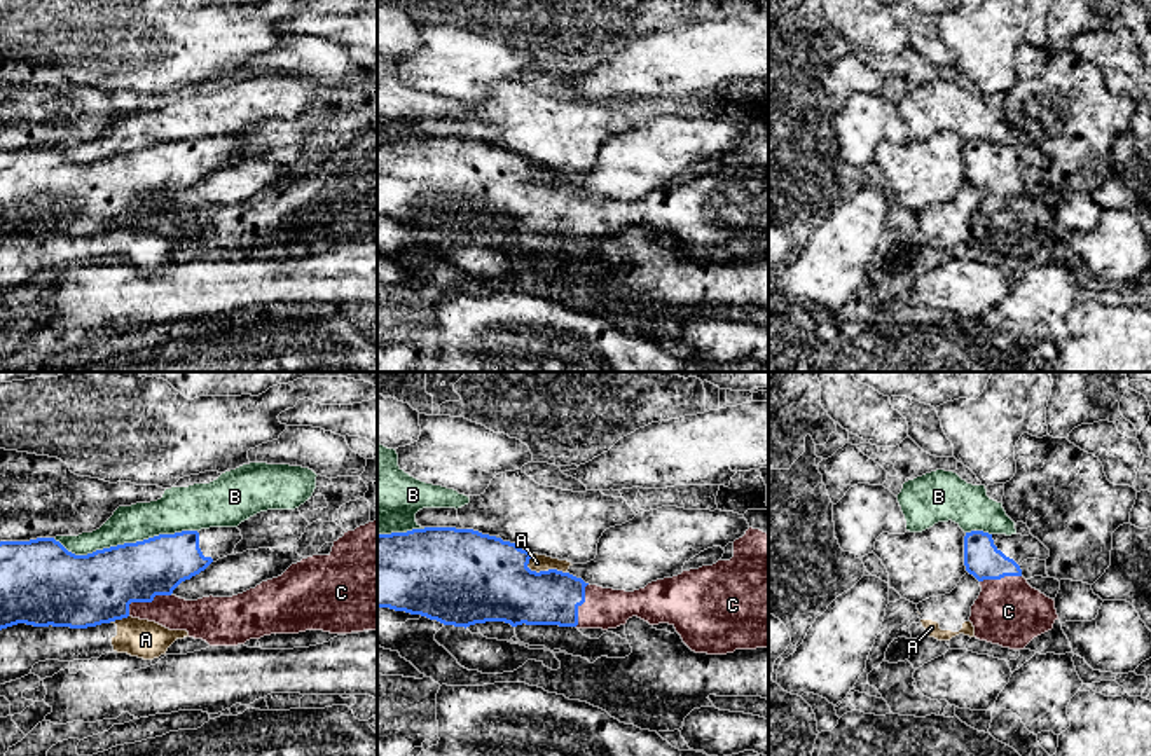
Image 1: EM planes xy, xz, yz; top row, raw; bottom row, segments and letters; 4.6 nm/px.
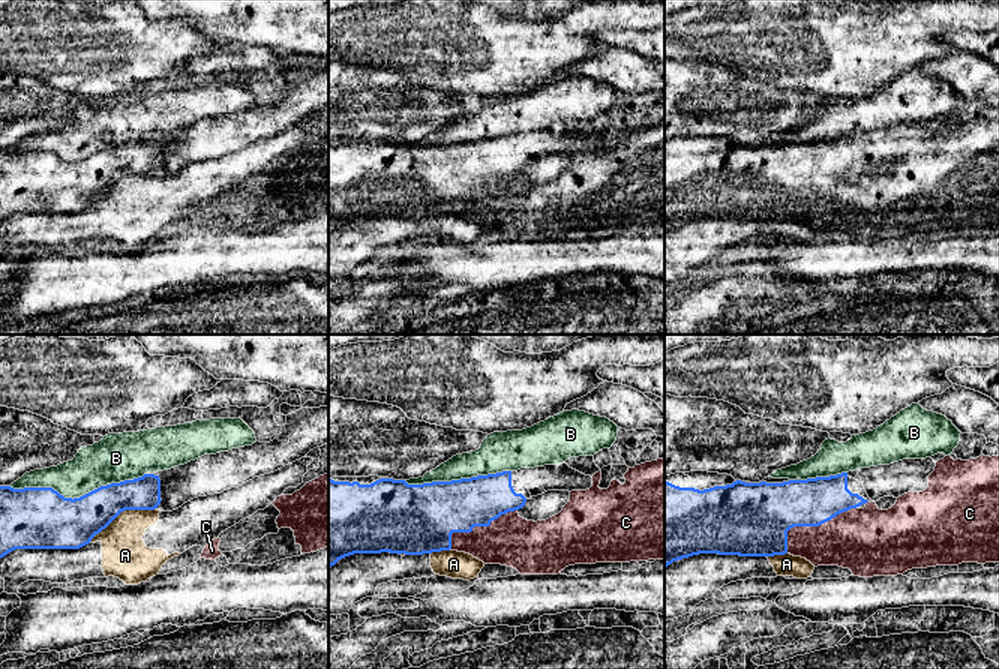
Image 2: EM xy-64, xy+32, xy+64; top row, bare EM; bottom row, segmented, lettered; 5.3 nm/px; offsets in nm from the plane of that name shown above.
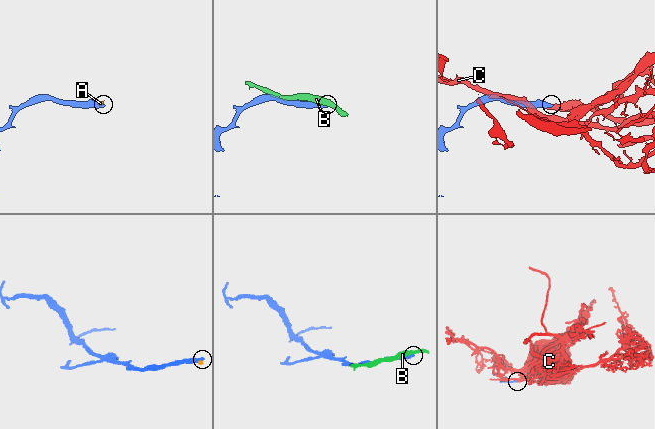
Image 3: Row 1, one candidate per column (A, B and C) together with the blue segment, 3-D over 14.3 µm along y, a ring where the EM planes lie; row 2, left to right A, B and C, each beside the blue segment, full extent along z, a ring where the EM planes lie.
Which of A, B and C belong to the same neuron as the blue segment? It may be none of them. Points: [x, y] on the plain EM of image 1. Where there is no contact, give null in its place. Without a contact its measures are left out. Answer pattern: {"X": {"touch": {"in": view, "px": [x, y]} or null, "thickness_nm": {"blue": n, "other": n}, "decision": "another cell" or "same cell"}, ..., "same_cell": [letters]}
{"A": {"touch": {"in": "xz", "px": [545, 180]}, "thickness_nm": {"blue": 360, "other": 80}, "decision": "another cell"}, "B": {"touch": {"in": "xy", "px": [124, 152]}, "thickness_nm": {"blue": 320, "other": 170}, "decision": "another cell"}, "C": {"touch": {"in": "xy", "px": [144, 210]}, "thickness_nm": {"blue": 320, "other": 150}, "decision": "same cell"}, "same_cell": ["C"]}

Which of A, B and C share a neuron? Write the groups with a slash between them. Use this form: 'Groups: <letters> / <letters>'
Groups: A / B / C

